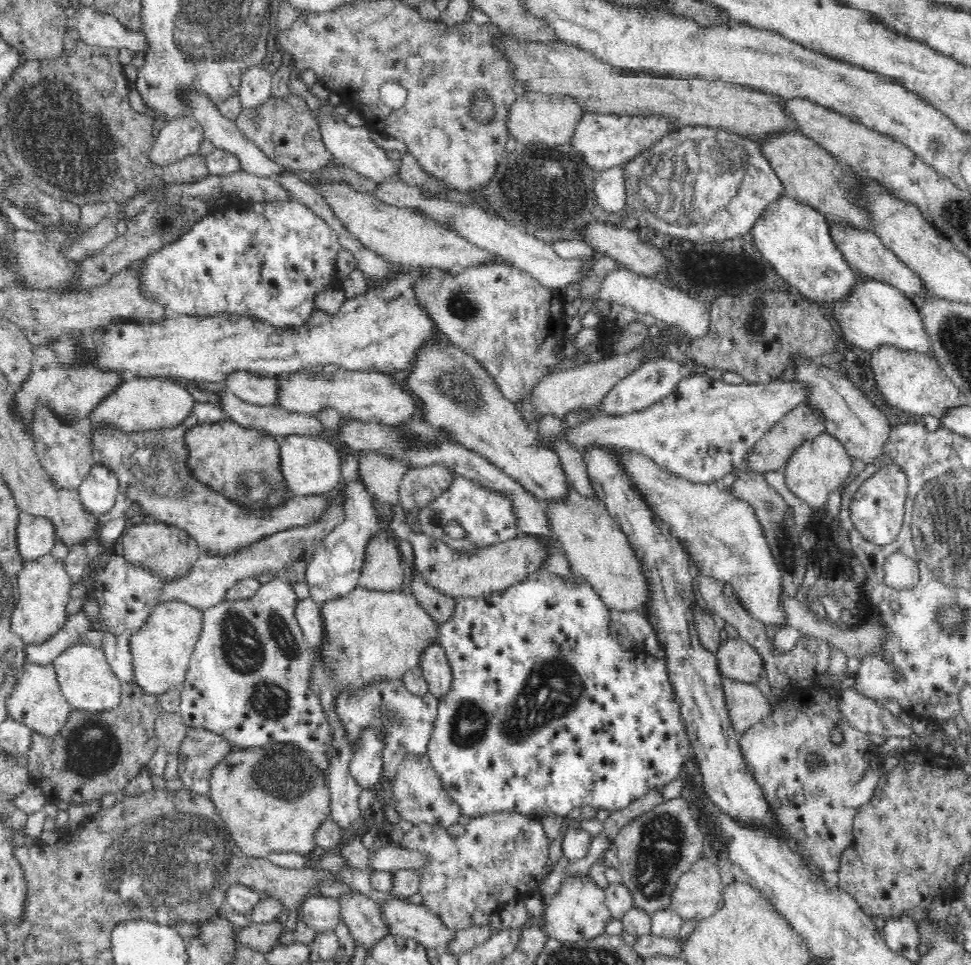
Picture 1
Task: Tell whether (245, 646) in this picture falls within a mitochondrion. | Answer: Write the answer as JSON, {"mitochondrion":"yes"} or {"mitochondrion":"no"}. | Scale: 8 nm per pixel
{"mitochondrion":"yes"}

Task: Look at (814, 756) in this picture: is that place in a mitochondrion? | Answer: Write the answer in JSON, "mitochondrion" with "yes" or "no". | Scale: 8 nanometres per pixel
{"mitochondrion":"yes"}

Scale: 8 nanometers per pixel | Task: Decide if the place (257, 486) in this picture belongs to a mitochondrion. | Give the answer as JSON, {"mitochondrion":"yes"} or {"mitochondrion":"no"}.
{"mitochondrion":"yes"}

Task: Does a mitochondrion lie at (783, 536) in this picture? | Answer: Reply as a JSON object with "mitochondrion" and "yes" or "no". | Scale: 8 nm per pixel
{"mitochondrion":"yes"}

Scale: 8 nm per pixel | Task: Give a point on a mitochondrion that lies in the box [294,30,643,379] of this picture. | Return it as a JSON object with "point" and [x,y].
{"point":[541,183]}

